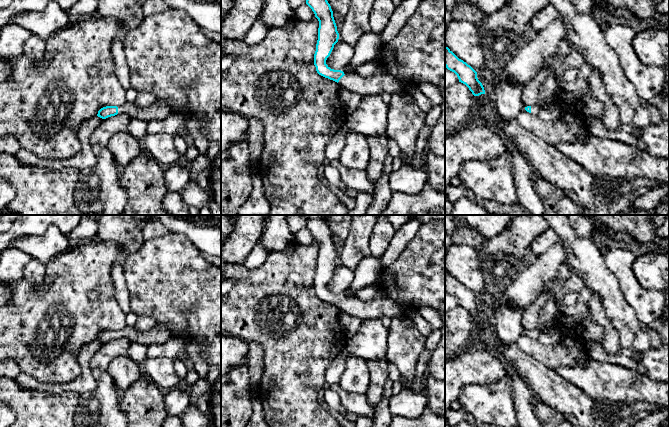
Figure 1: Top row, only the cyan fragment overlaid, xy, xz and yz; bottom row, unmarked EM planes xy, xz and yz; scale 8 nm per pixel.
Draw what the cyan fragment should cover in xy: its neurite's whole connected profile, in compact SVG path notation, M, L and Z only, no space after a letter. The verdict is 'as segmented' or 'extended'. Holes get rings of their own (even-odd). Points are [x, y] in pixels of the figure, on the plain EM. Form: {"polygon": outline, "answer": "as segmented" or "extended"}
{"polygon": "M156 324L145 332L140 332L135 327L125 326L121 330L103 331L98 335L97 340L106 343L119 337L128 337L132 342L149 346L165 343L173 337L173 334L167 325Z", "answer": "extended"}

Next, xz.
{"polygon": "M307 219L306 228L319 245L318 264L314 278L314 289L319 299L337 306L341 311L362 321L380 319L382 316L395 319L407 314L408 310L404 306L385 296L381 291L378 291L369 301L345 299L341 294L331 293L326 288L326 284L339 263L333 235L323 219Z", "answer": "extended"}

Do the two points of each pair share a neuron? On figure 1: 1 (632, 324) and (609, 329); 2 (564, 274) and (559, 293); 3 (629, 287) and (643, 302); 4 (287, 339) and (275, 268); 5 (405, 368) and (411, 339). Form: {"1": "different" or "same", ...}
{"1": "different", "2": "different", "3": "same", "4": "same", "5": "same"}

